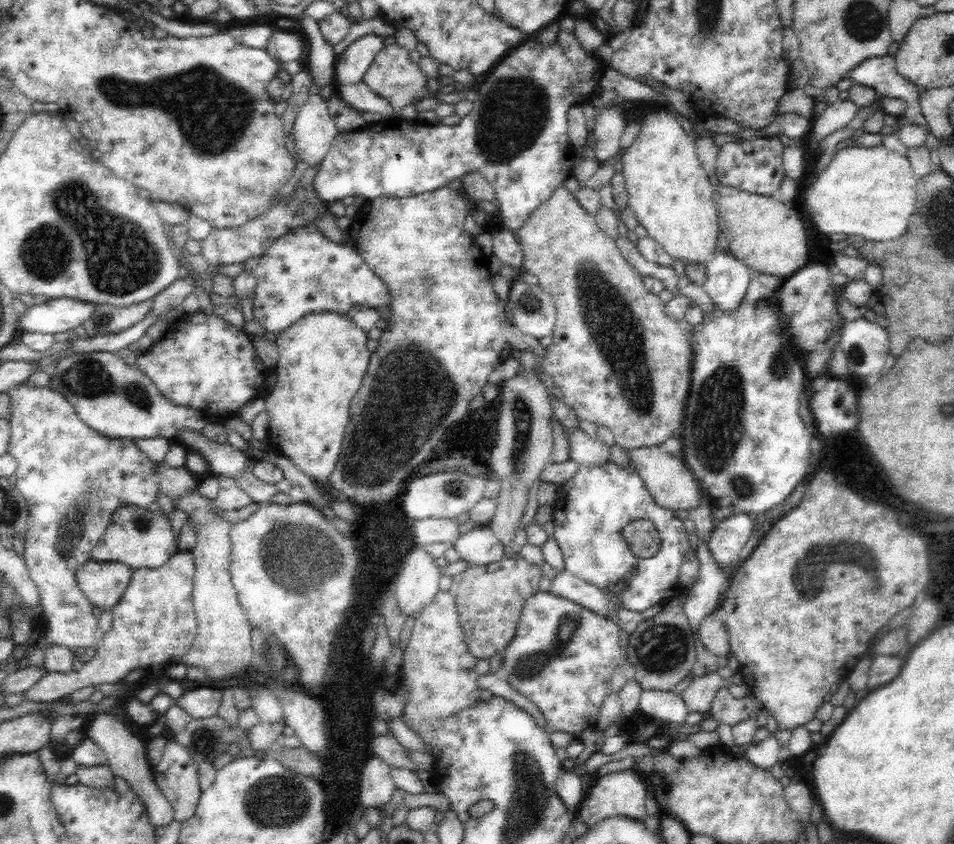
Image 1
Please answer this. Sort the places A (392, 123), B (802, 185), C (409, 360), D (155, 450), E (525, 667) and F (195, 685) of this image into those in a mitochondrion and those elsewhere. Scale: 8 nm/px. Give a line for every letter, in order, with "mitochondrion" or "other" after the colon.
A: other
B: other
C: mitochondrion
D: other
E: mitochondrion
F: other

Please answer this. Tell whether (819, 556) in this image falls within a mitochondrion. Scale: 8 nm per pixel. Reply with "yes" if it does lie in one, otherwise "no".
yes

